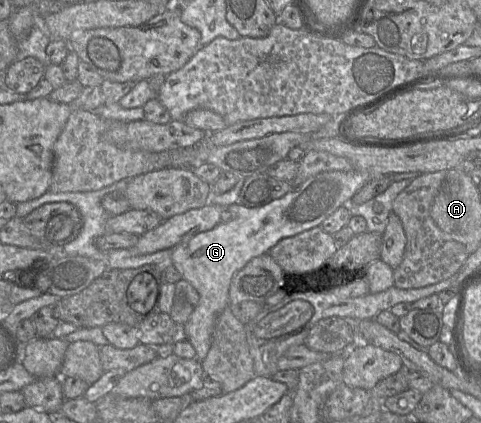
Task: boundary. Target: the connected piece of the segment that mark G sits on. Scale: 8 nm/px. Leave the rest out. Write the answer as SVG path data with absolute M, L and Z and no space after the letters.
M356 170L320 172L264 206L246 207L235 203L224 207L223 220L213 229L200 232L172 248L174 267L199 294L196 308L181 327L181 336L192 344L200 362L210 349L217 317L229 306L233 276L253 258L268 253L281 239L320 226L337 208L348 204L370 180L371 176Z

